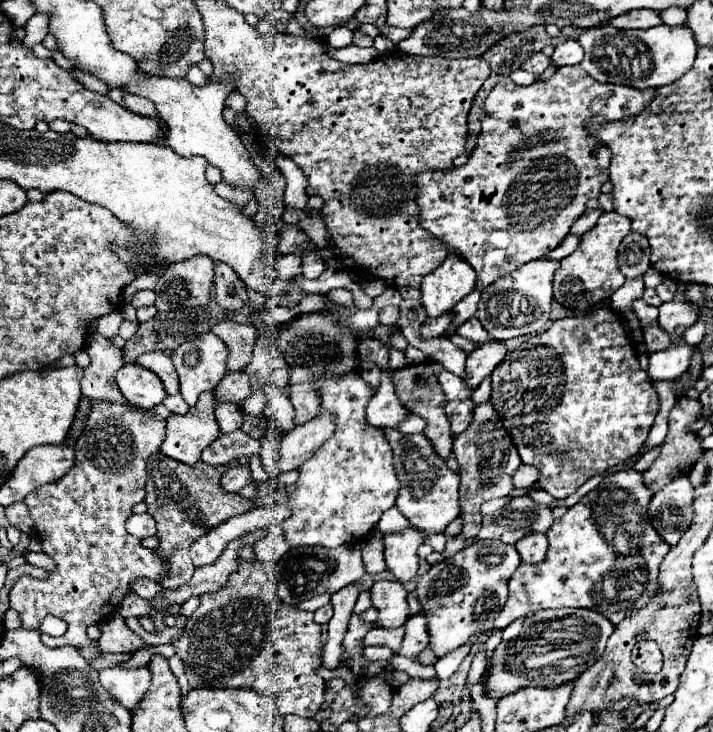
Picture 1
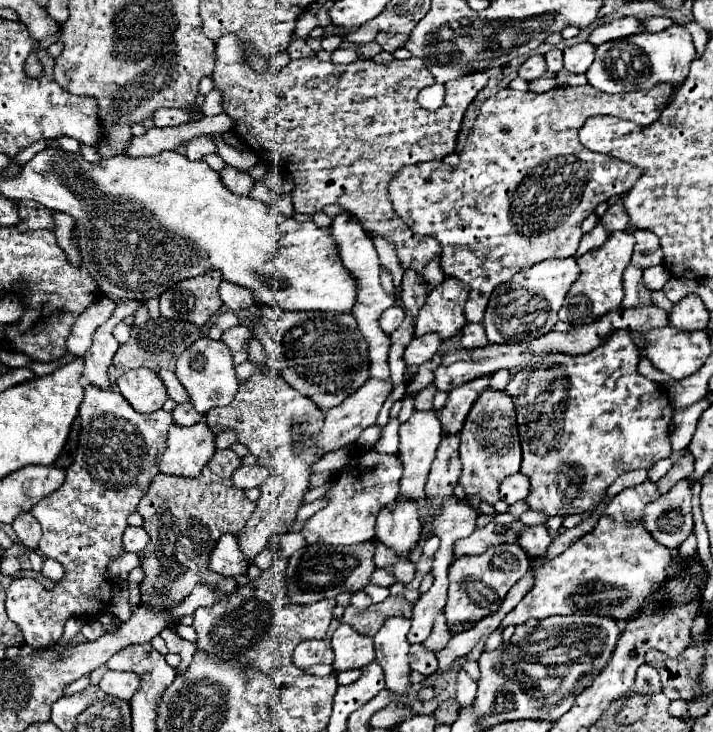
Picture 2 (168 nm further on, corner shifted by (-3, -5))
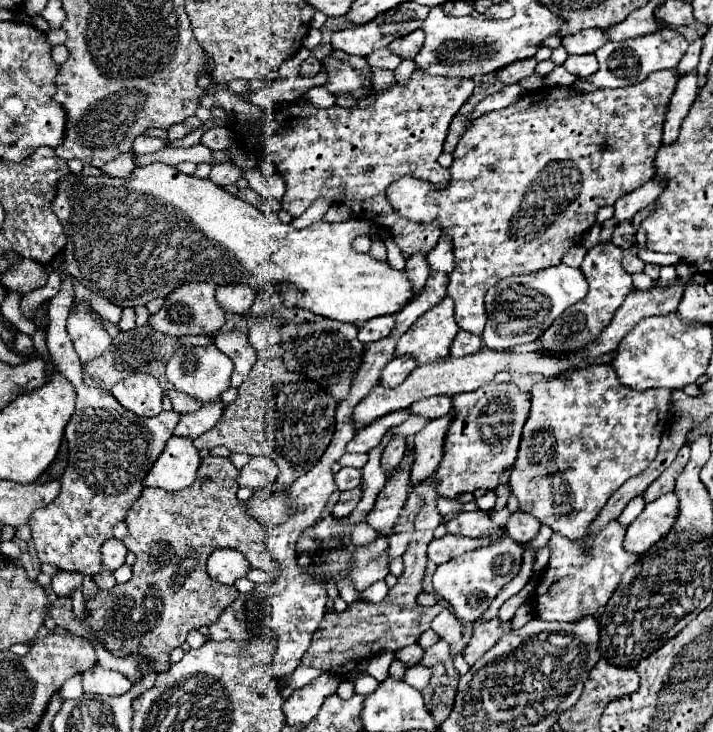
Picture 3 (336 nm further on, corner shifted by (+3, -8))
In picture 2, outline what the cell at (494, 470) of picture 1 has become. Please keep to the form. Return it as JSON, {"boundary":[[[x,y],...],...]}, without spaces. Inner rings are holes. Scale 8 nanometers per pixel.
{"boundary":[[[486,389],[474,407],[470,409],[466,423],[460,431],[460,461],[462,461],[462,475],[460,485],[464,487],[466,495],[480,497],[480,501],[494,505],[500,501],[500,483],[508,477],[520,471],[522,463],[522,451],[520,451],[520,439],[518,439],[518,425],[516,425],[516,413],[514,403],[508,393],[490,391]]]}

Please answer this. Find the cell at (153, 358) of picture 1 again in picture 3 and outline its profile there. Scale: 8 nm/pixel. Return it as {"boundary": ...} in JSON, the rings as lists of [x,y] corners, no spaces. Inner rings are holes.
{"boundary":[[[178,390],[168,392],[168,396],[170,396],[170,400],[172,400],[174,410],[176,410],[176,412],[180,412],[180,414],[196,412],[196,410],[202,406],[202,402],[200,402],[200,400],[192,398],[192,396],[188,396],[188,394],[182,394],[182,392],[178,392]]]}

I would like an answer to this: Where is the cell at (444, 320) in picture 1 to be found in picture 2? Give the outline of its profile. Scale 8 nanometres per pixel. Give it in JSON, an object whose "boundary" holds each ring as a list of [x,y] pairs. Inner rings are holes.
{"boundary":[[[426,333],[422,337],[414,337],[410,341],[410,345],[404,351],[404,359],[408,365],[420,365],[424,361],[428,361],[440,347],[440,335],[436,333]]]}

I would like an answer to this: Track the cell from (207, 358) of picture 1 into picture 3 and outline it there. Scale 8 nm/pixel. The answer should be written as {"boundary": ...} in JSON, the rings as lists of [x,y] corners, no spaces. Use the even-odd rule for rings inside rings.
{"boundary":[[[214,344],[210,346],[182,346],[178,348],[166,364],[166,378],[174,384],[176,390],[190,394],[192,398],[200,398],[202,402],[216,402],[220,394],[230,388],[230,374],[232,374],[232,360],[222,354]]]}

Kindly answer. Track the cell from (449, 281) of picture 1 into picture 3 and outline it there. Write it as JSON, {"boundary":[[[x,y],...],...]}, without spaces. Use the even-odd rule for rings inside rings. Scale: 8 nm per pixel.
{"boundary":[[[450,298],[436,304],[428,314],[416,320],[416,326],[408,330],[396,344],[394,356],[410,356],[416,364],[428,364],[444,360],[450,354],[454,336],[460,332],[454,320],[454,306]]]}

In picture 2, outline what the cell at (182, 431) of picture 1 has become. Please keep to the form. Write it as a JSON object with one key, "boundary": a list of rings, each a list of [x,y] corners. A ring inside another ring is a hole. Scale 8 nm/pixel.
{"boundary":[[[202,419],[190,427],[172,423],[168,449],[162,455],[160,471],[168,475],[196,477],[216,451],[216,435]]]}

